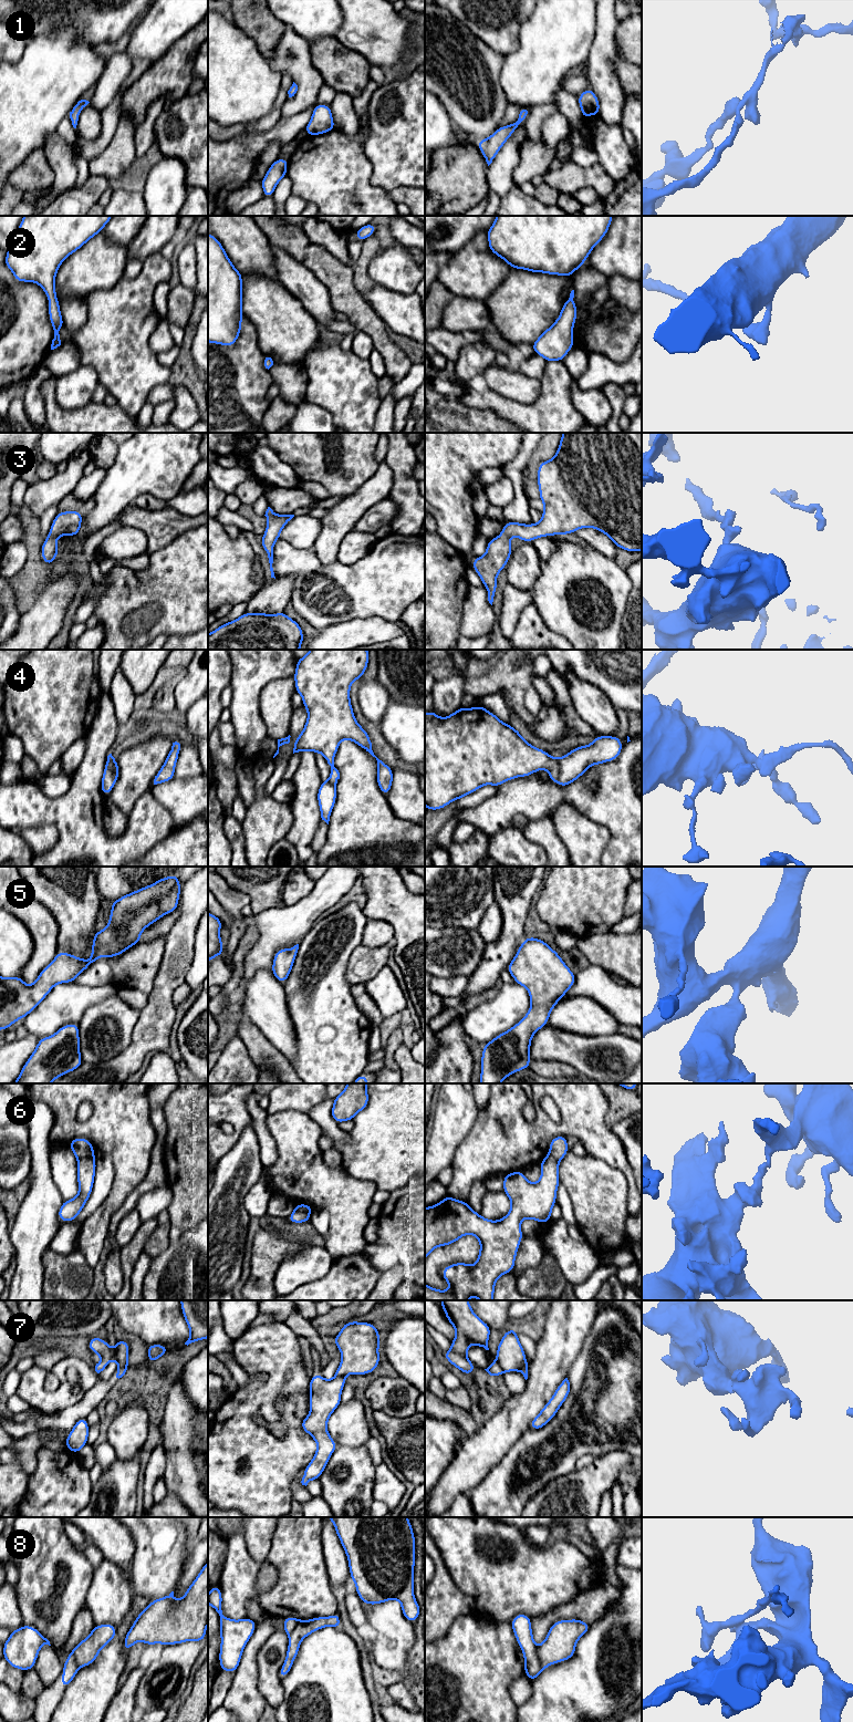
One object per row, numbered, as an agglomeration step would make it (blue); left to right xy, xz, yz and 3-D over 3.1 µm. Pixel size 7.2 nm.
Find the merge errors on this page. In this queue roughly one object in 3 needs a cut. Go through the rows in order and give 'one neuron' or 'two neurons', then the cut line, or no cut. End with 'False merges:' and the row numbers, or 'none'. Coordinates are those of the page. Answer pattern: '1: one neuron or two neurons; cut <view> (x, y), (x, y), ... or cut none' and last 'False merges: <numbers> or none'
1: one neuron; cut none
2: one neuron; cut none
3: one neuron; cut none
4: two neurons; cut yz (557, 759), (558, 781)
5: one neuron; cut none
6: two neurons; cut xy (93, 1155), (77, 1160)
7: two neurons; cut yz (497, 1360), (503, 1371)
8: two neurons; cut yz (536, 1647), (539, 1662), (543, 1667)
False merges: 4, 6, 7, 8

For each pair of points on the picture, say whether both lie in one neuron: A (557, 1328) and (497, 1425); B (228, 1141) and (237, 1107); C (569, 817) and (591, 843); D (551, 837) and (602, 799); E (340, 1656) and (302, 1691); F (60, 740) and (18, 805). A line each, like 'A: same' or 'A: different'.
A: same
B: same
C: same
D: different
E: same
F: different

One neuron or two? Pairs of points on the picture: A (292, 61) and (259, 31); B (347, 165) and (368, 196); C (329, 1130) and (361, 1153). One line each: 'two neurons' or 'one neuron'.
A: two neurons
B: one neuron
C: two neurons

